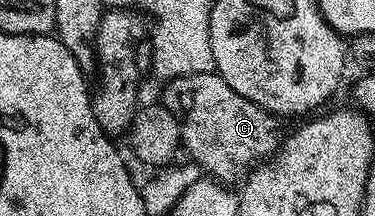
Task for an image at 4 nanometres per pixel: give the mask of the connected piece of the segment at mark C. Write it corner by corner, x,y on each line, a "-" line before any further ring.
218,73
181,75
166,82
162,89
161,104
177,119
182,148
191,152
190,160
199,165
208,178
220,183
238,182
252,167
274,158
275,151
281,144
280,118
261,108
248,94
246,97
243,94
246,92
229,87
229,83
225,83
225,79
221,79

